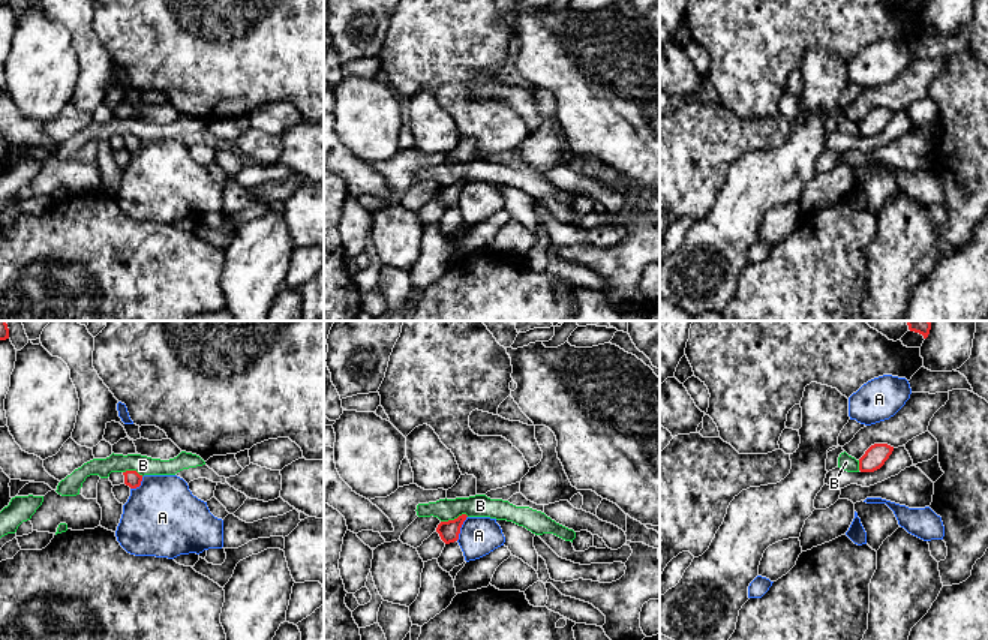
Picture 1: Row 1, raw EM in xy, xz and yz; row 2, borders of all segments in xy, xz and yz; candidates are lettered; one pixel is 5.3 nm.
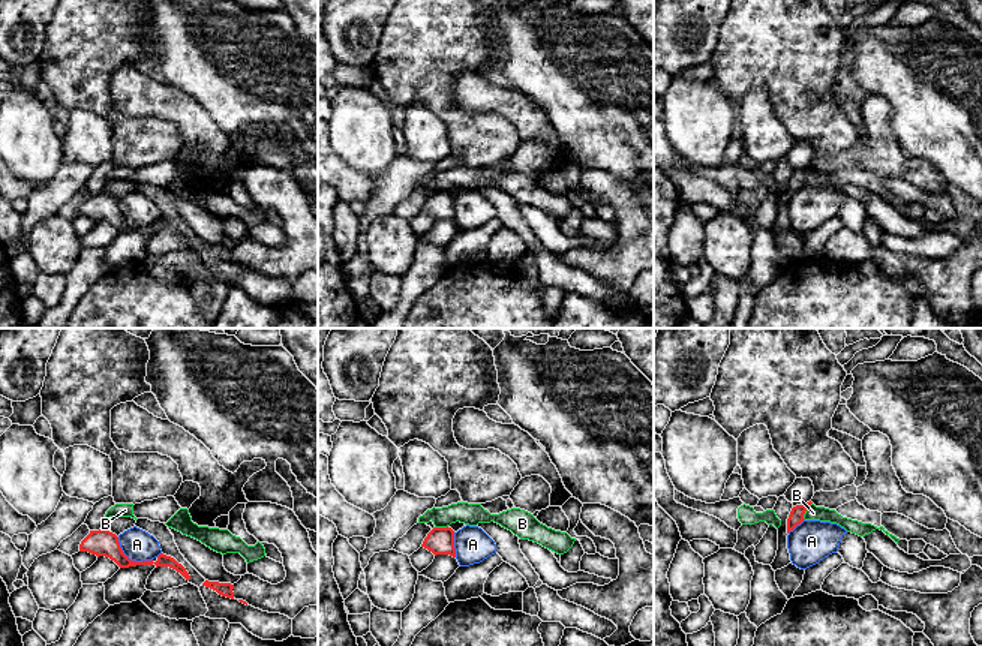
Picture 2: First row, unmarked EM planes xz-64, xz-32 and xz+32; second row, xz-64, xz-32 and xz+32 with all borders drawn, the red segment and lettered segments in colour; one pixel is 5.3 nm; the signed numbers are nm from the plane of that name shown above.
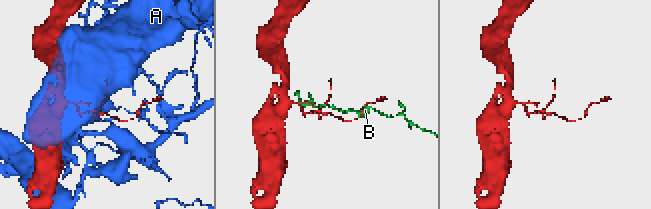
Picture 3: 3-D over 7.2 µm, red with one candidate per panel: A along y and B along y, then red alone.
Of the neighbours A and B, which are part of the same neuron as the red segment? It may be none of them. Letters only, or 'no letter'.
no letter

